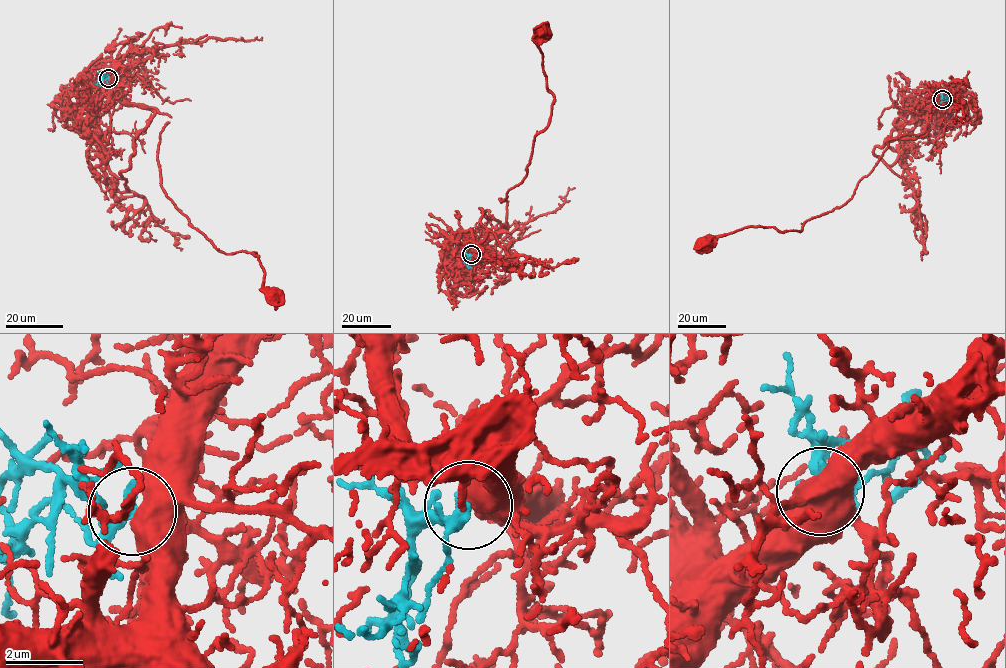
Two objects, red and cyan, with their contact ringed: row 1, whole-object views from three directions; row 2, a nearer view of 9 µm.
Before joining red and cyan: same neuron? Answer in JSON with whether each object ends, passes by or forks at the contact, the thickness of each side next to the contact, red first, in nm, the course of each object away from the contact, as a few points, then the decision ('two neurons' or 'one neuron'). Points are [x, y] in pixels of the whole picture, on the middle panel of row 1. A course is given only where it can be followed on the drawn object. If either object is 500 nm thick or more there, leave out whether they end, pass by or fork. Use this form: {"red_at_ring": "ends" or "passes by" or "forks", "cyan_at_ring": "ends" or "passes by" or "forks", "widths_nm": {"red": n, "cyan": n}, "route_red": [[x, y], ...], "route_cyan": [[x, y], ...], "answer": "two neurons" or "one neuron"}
{"widths_nm": {"red": 850, "cyan": 220}, "route_red": [[471, 254], [506, 226], [508, 201], [499, 198], [522, 182], [551, 114], [538, 45], [545, 30]], "route_cyan": [[471, 254], [467, 265], [471, 267]], "answer": "one neuron"}

